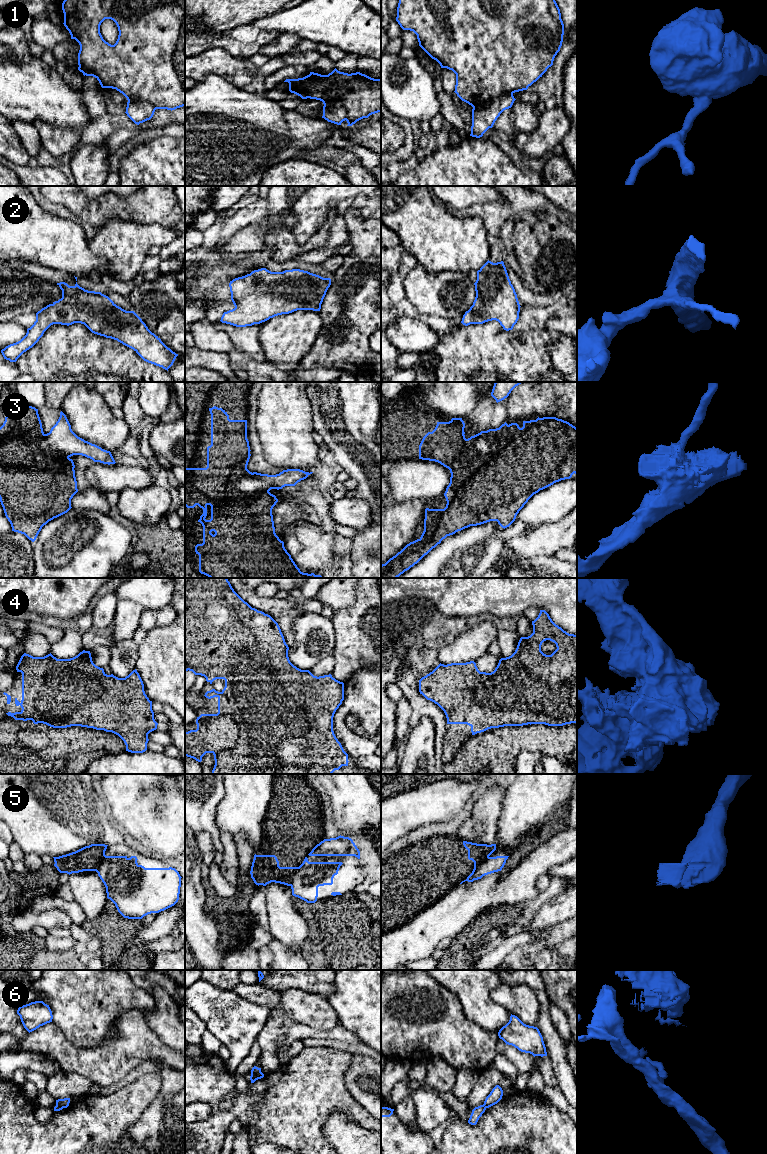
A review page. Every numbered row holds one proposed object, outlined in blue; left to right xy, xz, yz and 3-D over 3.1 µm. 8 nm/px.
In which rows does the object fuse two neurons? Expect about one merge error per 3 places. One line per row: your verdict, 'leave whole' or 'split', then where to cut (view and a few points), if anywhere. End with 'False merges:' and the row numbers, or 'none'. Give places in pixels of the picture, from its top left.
1: split; cut in yz along (512, 93), (503, 93), (486, 105), (473, 108)
2: leave whole; no cut
3: split; cut in xz along (237, 481), (237, 487), (247, 493), (268, 491)
4: leave whole; no cut
5: split; cut in xz along (298, 867), (290, 885)
6: split; cut in xz along (260, 1071), (251, 1076)
False merges: 1, 3, 5, 6

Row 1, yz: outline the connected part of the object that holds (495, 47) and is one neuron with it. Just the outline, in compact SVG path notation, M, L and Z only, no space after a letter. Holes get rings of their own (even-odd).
M399 0L396 21L403 30L413 31L417 35L419 46L436 60L441 68L447 68L456 74L454 92L473 108L487 106L503 94L527 90L553 65L554 58L562 46L564 35L564 24L555 0Z

